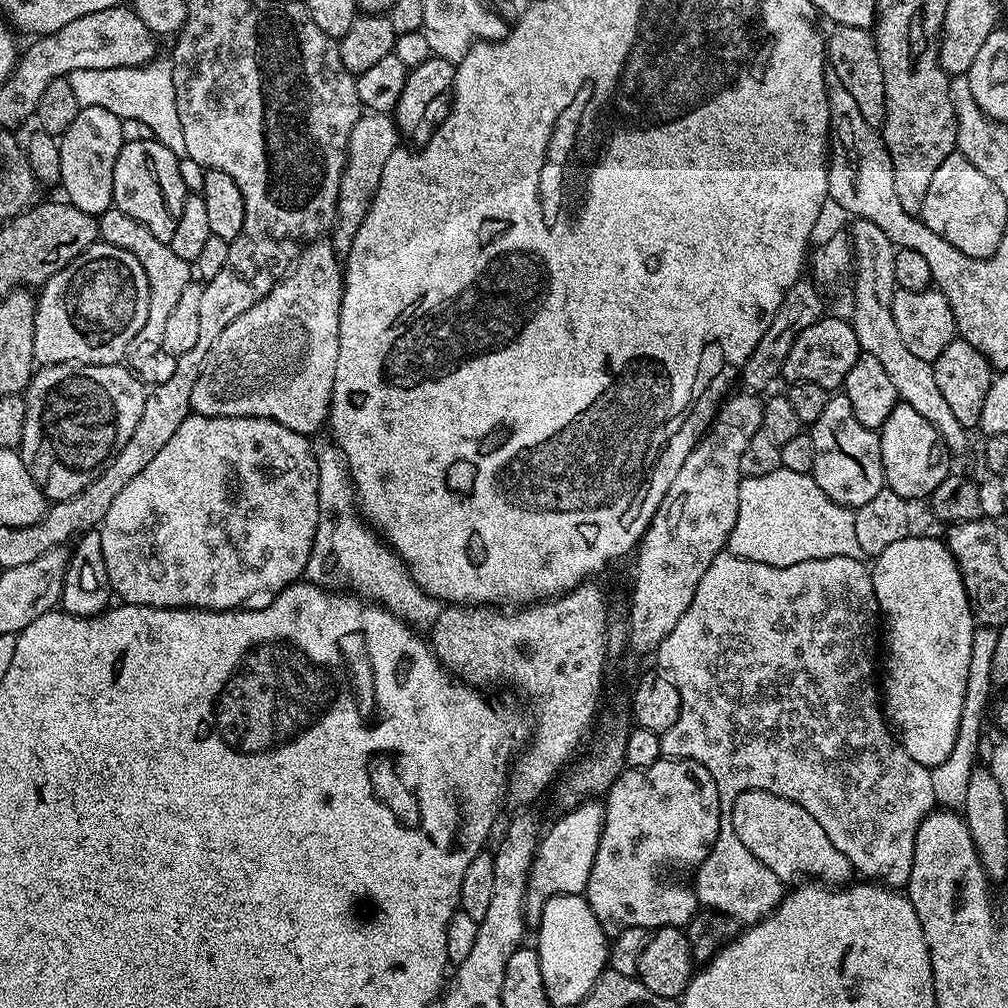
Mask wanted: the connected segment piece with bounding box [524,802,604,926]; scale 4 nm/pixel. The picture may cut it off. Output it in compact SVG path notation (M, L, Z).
M583 802L559 817L552 829L541 835L536 845L536 857L528 875L528 889L524 899L524 918L529 925L539 925L544 904L555 896L578 896L588 887L594 854L604 825L604 805L600 802Z

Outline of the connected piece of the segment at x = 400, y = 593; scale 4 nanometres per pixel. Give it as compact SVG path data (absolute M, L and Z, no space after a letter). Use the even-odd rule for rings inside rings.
M317 443L316 465L318 466L318 526L314 534L314 546L308 559L311 565L311 579L322 588L329 590L347 590L352 594L359 594L369 601L375 602L382 608L396 615L405 624L411 624L417 629L427 629L438 618L442 604L435 596L429 596L423 588L416 585L416 579L402 557L392 551L383 539L365 521L358 511L358 501L354 495L352 481L347 467L337 449L331 443Z

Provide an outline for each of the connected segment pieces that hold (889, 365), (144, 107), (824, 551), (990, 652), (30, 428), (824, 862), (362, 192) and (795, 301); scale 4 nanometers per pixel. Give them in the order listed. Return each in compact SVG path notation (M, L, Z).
M857 219L856 225L850 231L852 242L852 259L854 261L854 277L856 282L852 286L852 316L850 323L854 334L860 343L861 352L874 354L878 358L886 374L890 374L890 382L894 382L894 390L897 397L903 403L914 406L934 430L944 440L944 445L949 453L964 452L968 448L969 429L958 422L958 417L950 410L946 403L946 397L942 390L938 390L938 381L934 378L934 370L929 361L918 358L918 354L912 353L902 342L902 334L898 330L898 322L894 322L894 298L897 294L896 275L894 274L894 258L896 257L896 245L874 226L874 222Z
M153 59L139 68L121 68L111 72L71 72L67 80L74 89L81 108L102 106L121 121L141 120L152 128L151 135L171 152L186 153L186 138L182 135L182 121L178 119L178 102L174 102L174 78L167 59Z
M779 467L765 476L741 479L738 490L738 518L734 530L728 535L727 551L754 562L769 564L775 568L794 566L807 560L821 560L831 556L861 555L858 537L854 534L855 511L836 504L819 488L811 475L794 474L794 470Z
M977 627L974 646L970 648L970 674L966 678L966 702L962 702L962 718L958 722L958 738L954 740L954 750L936 768L931 769L934 782L934 798L945 809L963 809L966 802L966 786L970 786L970 774L977 767L976 751L980 748L980 731L984 728L984 707L994 685L990 665L994 663L994 646L998 643L998 631L989 627Z
M123 363L46 364L33 371L23 393L26 426L18 451L26 470L49 501L65 500L86 490L102 474L118 450L130 442L138 418L142 418L145 395L146 386Z
M750 790L738 794L732 817L734 830L738 838L742 838L742 846L746 846L746 850L750 850L750 854L762 861L781 882L807 878L825 886L844 886L853 879L854 869L846 854L826 838L826 830L822 830L802 806L778 794Z
M367 113L361 115L359 122L351 131L348 143L347 162L344 166L342 182L339 183L339 200L336 203L337 223L331 231L330 243L336 254L347 257L353 246L353 239L364 221L365 214L376 194L378 182L381 181L382 169L390 154L399 147L400 131L395 119L385 113Z
M801 278L797 280L794 286L790 286L790 290L786 290L783 298L783 304L775 312L774 320L764 330L763 337L759 339L758 345L755 346L750 358L741 368L741 381L749 391L761 393L762 389L769 386L776 376L781 375L784 369L786 356L790 352L790 348L794 344L794 338L806 330L806 327L812 326L814 322L820 320L825 313L824 302L820 298L821 289L817 287L811 279Z

